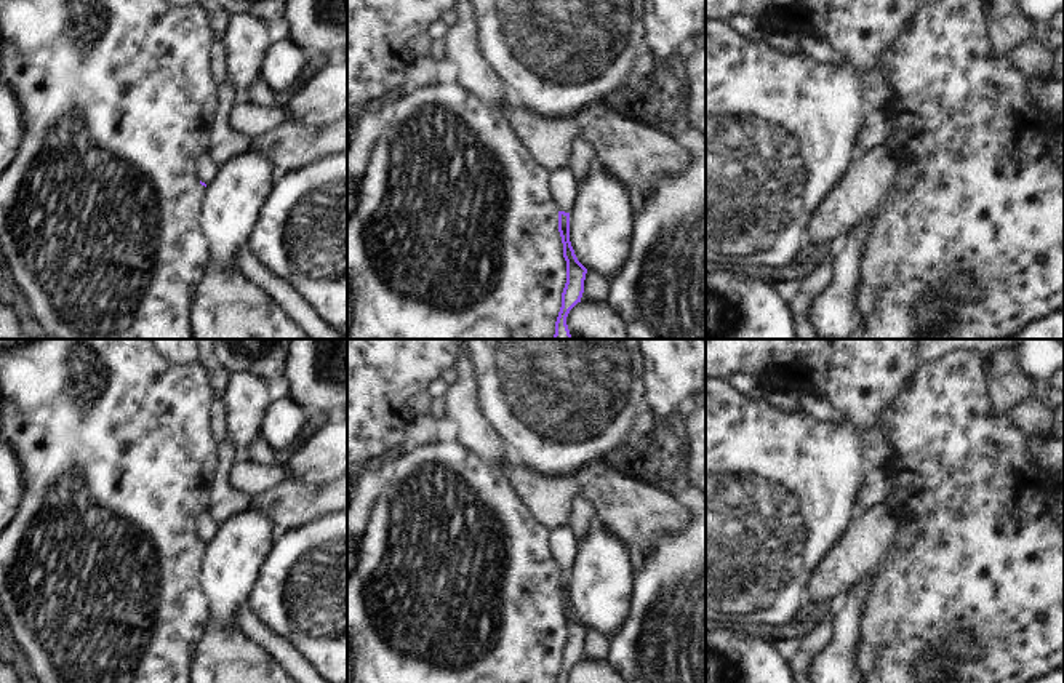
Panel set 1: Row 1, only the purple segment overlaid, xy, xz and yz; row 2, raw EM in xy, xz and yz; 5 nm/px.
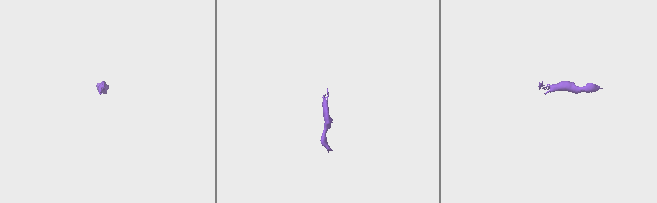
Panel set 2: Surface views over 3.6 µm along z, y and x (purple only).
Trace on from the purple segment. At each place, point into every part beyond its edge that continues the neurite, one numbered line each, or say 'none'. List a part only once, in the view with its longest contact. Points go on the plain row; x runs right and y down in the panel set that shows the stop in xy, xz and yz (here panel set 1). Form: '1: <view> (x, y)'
1: xz (562, 544)

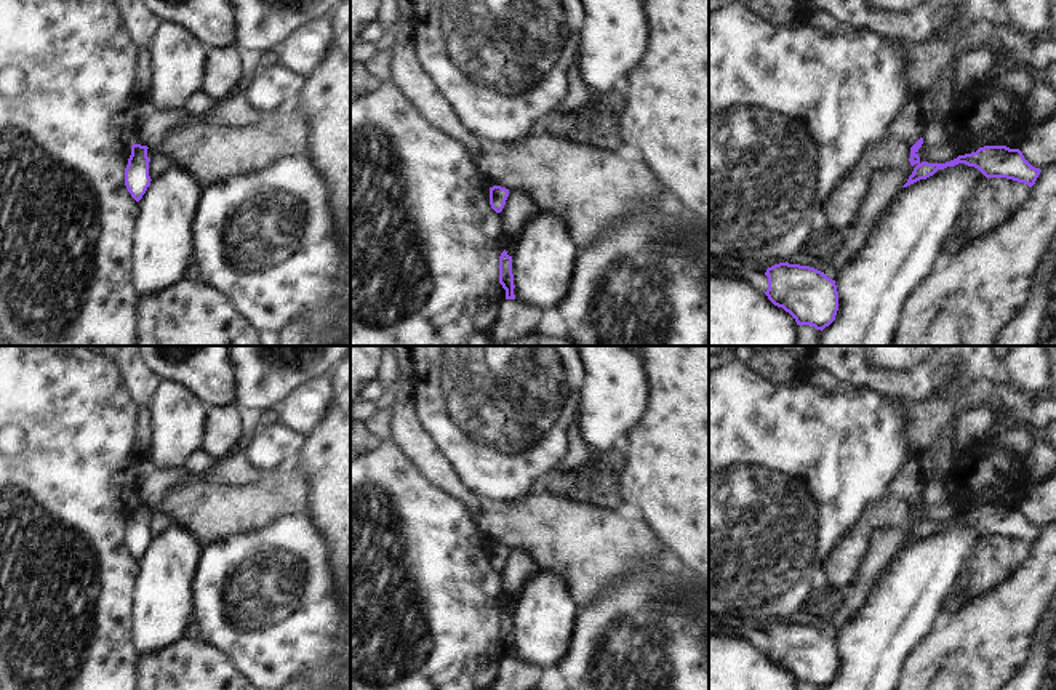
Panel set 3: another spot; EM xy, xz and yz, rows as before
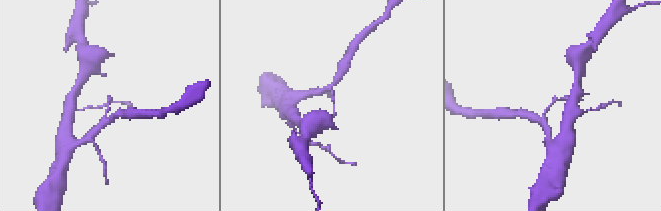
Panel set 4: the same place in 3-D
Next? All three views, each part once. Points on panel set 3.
none

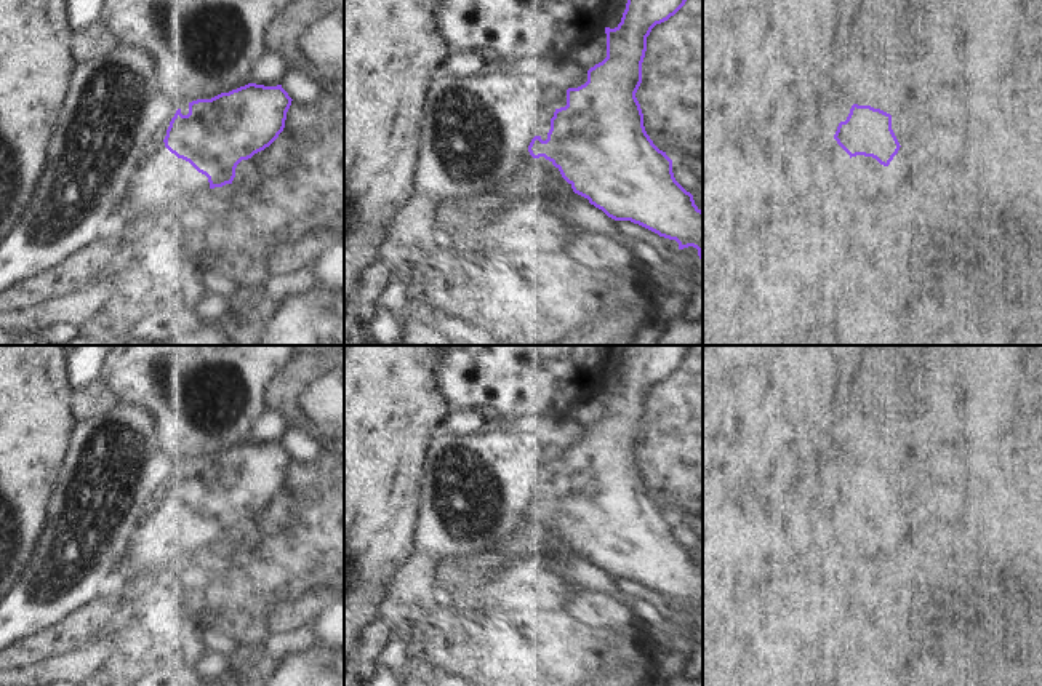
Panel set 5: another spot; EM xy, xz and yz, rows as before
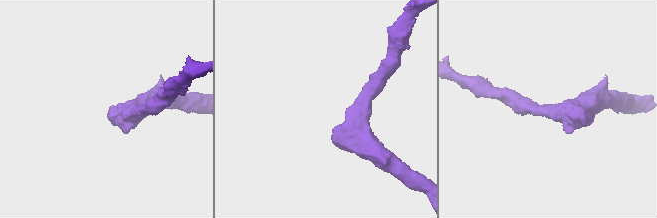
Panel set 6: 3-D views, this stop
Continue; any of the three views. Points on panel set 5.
1: yz (868, 541)

